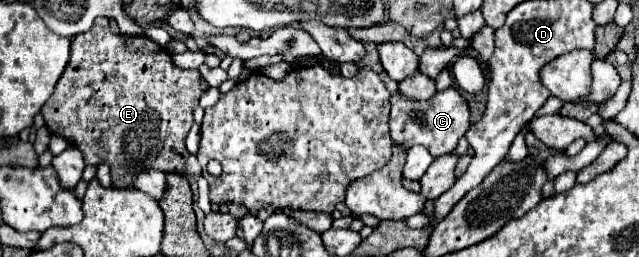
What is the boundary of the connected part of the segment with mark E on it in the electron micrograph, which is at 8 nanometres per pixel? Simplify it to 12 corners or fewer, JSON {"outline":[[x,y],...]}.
{"outline":[[106,17],[72,39],[50,133],[128,187],[202,175],[200,71]]}

